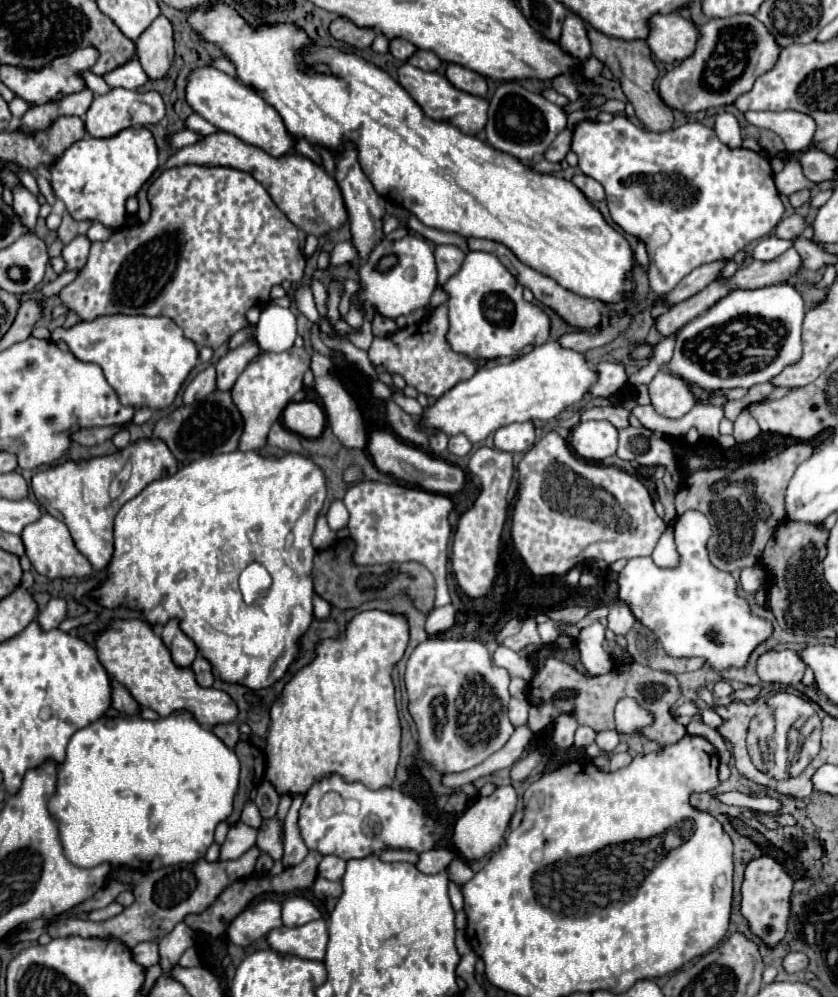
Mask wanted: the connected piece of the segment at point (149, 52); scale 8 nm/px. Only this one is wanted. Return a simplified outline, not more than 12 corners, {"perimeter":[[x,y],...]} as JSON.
{"perimeter":[[158,17],[138,39],[136,53],[152,81],[172,67],[174,29]]}

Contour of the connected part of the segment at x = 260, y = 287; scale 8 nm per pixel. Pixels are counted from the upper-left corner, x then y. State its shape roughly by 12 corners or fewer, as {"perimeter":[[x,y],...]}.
{"perimeter":[[250,173],[150,185],[150,221],[60,291],[82,321],[166,315],[218,349],[282,281],[296,225]]}

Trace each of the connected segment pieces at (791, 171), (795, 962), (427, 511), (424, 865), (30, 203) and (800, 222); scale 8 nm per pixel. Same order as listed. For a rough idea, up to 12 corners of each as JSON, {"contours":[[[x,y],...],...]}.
{"contours":[[[798,161],[786,163],[774,175],[782,195],[810,189]],[[788,953],[784,957],[784,969],[798,973],[808,967],[804,953]],[[358,481],[356,565],[418,561],[446,585],[450,497]],[[432,849],[418,855],[416,869],[426,875],[446,871],[456,853]],[[22,185],[14,189],[14,213],[32,231],[40,205]],[[794,213],[776,225],[778,239],[792,239],[806,227],[804,217]]]}

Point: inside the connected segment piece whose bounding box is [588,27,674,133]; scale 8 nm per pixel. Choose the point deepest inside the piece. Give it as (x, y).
(630, 61)

